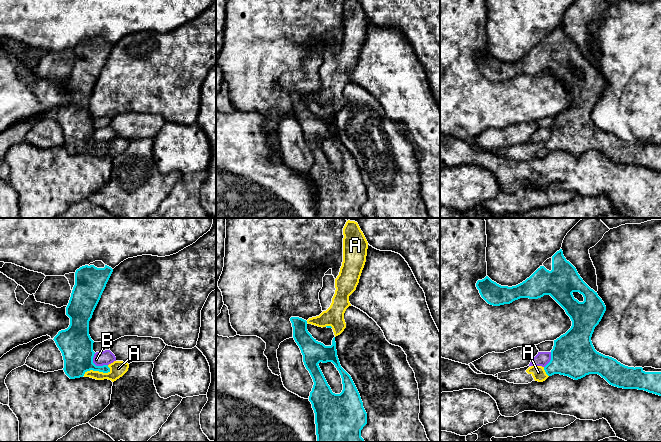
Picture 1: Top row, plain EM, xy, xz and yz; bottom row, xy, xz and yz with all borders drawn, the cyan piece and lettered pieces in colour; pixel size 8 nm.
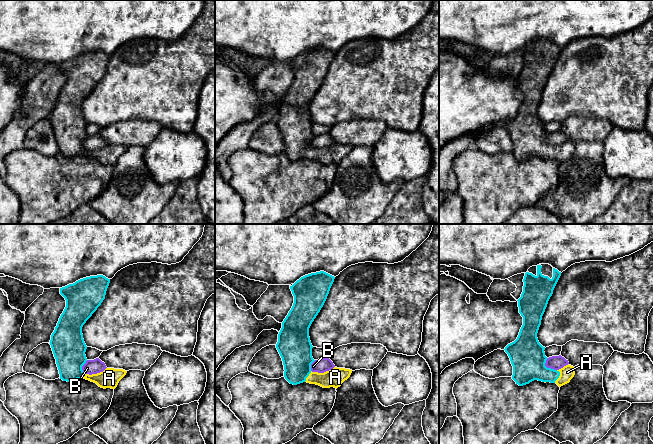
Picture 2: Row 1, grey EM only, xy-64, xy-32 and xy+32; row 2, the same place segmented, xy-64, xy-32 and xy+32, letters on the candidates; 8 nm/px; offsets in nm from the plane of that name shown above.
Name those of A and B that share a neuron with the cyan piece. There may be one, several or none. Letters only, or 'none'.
A

